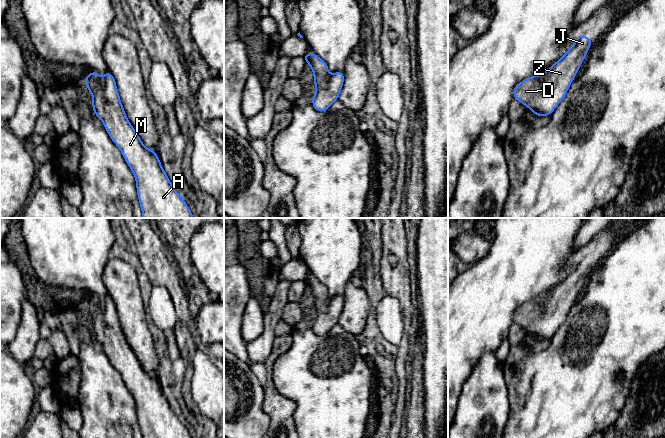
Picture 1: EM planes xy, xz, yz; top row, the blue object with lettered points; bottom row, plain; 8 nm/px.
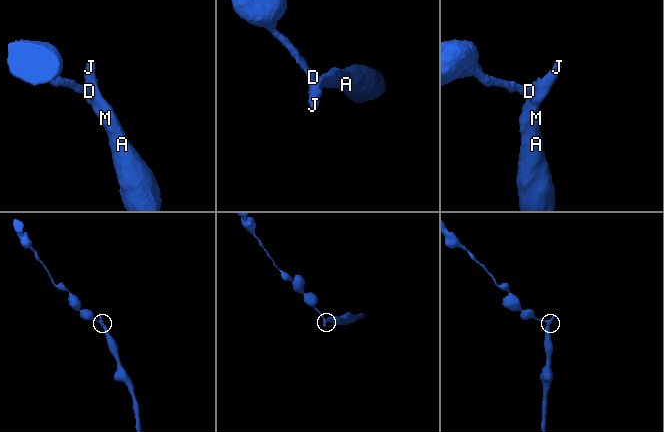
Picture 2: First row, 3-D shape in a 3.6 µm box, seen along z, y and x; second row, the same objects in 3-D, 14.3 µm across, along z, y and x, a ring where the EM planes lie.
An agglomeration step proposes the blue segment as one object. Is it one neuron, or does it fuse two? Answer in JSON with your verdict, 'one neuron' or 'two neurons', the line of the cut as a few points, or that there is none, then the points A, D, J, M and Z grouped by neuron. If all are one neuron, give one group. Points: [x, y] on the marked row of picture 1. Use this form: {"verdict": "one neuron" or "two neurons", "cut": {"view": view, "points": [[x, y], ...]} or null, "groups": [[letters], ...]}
{"verdict": "one neuron", "cut": null, "groups": [["A", "D", "J", "M", "Z"]]}

